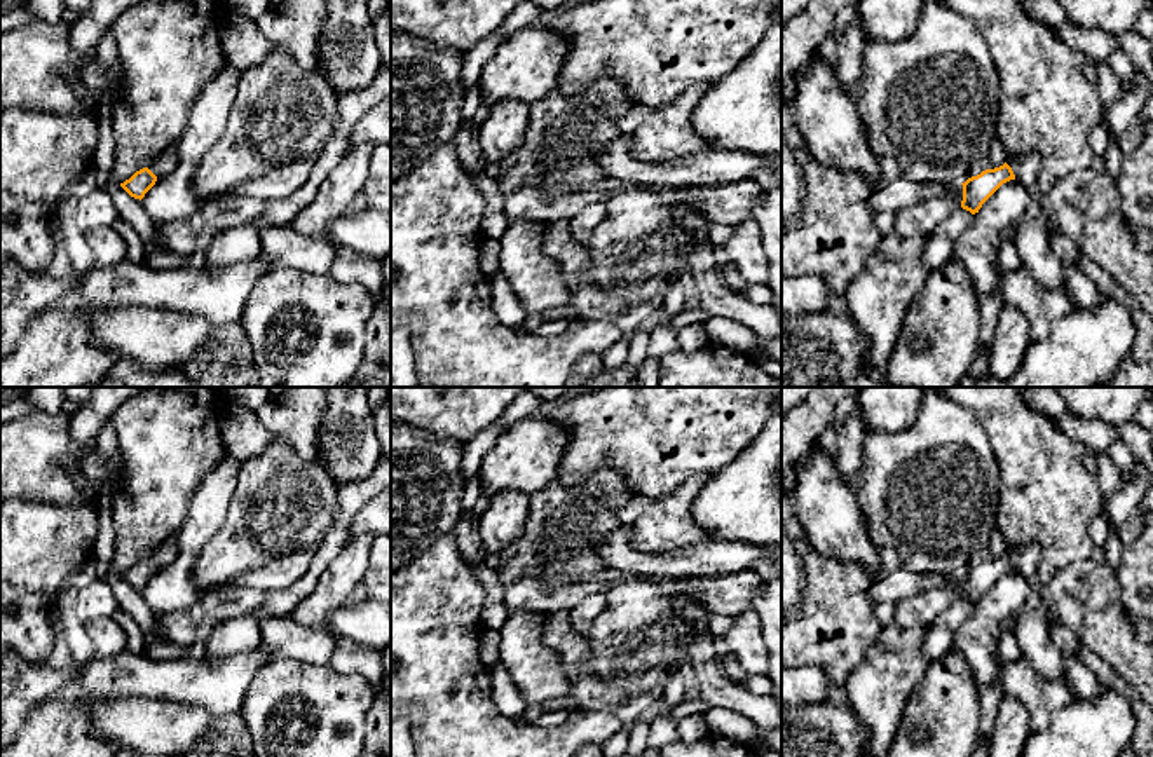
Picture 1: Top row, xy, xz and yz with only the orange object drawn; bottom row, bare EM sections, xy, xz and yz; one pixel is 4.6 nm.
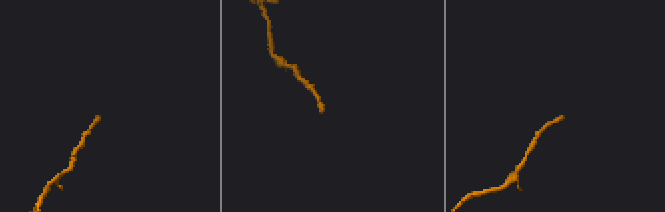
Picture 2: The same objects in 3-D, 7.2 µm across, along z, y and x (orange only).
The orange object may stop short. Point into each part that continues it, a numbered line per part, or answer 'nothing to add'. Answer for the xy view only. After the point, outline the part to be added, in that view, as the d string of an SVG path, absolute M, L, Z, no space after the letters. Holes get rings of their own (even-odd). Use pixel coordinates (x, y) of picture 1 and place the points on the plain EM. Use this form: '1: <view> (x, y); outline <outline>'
1: xy (166, 553); outline M174 535L160 542L159 548L147 558L157 567L157 570L160 570L171 565L178 558L178 553L180 553L180 548Z

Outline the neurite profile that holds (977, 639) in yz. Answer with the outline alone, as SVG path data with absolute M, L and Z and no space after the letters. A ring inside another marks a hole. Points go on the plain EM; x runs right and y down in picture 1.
M1020 572L1003 574L973 605L968 621L956 631L952 647L965 656L979 685L999 682L996 651L1003 623L1019 616L1031 593L1031 583Z

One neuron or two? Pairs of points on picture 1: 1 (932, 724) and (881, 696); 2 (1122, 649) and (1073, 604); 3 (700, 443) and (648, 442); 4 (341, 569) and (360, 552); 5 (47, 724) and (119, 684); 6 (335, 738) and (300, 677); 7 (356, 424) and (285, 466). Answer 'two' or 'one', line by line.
1: two
2: one
3: one
4: one
5: one
6: one
7: two

